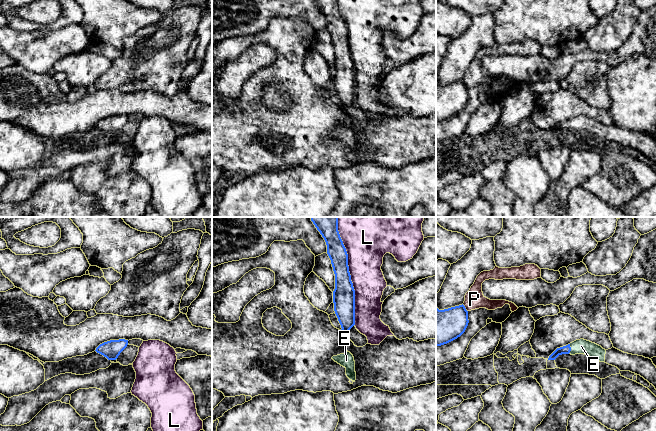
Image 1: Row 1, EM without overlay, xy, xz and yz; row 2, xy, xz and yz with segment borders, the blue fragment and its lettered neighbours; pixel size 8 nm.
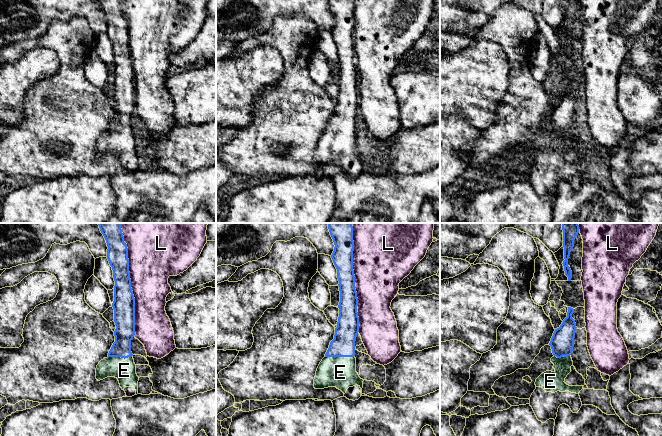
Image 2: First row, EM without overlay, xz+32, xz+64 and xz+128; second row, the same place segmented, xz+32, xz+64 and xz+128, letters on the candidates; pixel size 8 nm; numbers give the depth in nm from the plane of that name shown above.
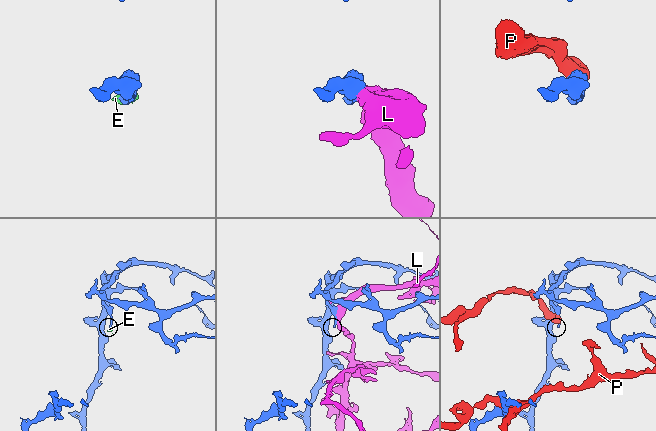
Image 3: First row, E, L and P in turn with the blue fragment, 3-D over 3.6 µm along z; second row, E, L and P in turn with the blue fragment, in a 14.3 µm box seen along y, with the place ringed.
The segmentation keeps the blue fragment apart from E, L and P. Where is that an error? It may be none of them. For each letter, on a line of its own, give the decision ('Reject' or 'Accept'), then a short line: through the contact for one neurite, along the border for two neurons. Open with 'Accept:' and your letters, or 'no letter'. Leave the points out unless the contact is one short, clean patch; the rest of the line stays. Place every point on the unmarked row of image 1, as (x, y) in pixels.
Accept: E
E: Accept. Line: yz (566, 125), (570, 125), (581, 122)
L: Reject
P: Reject

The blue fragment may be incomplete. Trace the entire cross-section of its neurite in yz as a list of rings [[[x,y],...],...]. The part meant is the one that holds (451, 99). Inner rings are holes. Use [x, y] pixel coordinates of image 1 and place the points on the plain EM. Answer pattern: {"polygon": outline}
{"polygon": [[[463,80],[444,86],[436,84],[436,122],[447,120],[460,113],[468,99],[468,87]]]}

